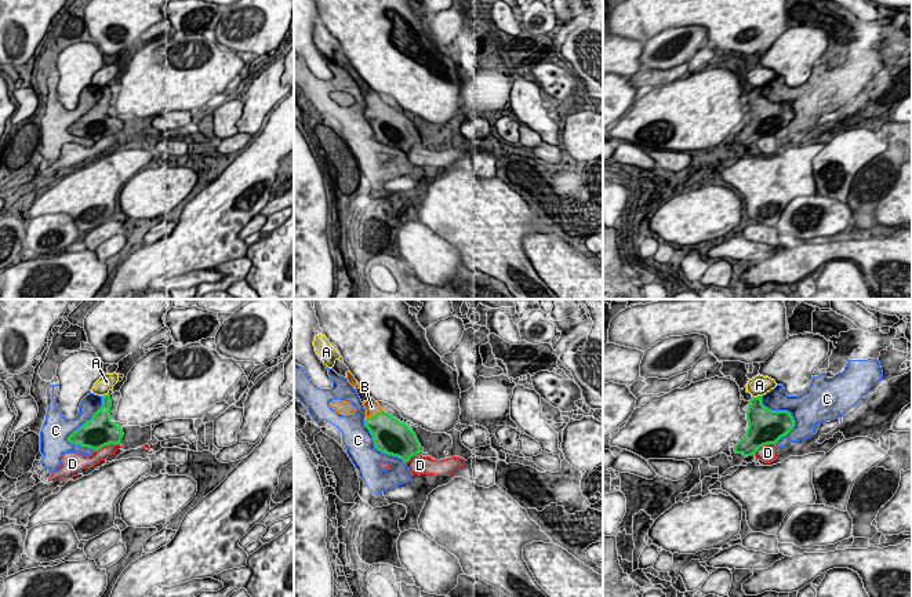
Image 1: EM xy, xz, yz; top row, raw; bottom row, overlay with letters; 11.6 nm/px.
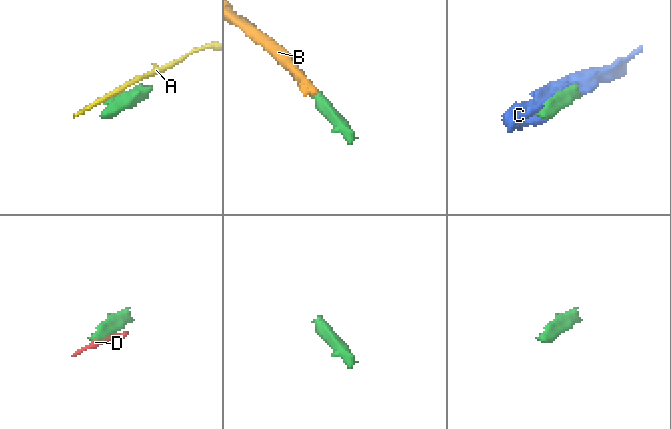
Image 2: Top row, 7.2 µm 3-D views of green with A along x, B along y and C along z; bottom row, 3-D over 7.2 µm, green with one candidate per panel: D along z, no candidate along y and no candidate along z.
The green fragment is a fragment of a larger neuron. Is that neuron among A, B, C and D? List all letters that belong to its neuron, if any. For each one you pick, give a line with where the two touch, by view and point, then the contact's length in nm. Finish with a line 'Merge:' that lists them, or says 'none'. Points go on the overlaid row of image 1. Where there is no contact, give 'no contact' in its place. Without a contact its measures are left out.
B: meets green in xz at (373, 415); contact 260 nm long
Merge: B

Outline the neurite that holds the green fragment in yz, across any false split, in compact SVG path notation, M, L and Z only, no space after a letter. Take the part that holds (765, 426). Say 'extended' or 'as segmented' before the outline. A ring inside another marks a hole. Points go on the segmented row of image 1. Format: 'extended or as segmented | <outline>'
as segmented | M762 396L749 400L746 421L746 433L734 445L734 452L744 456L755 455L763 445L775 444L795 426L791 412L769 409L762 404Z

